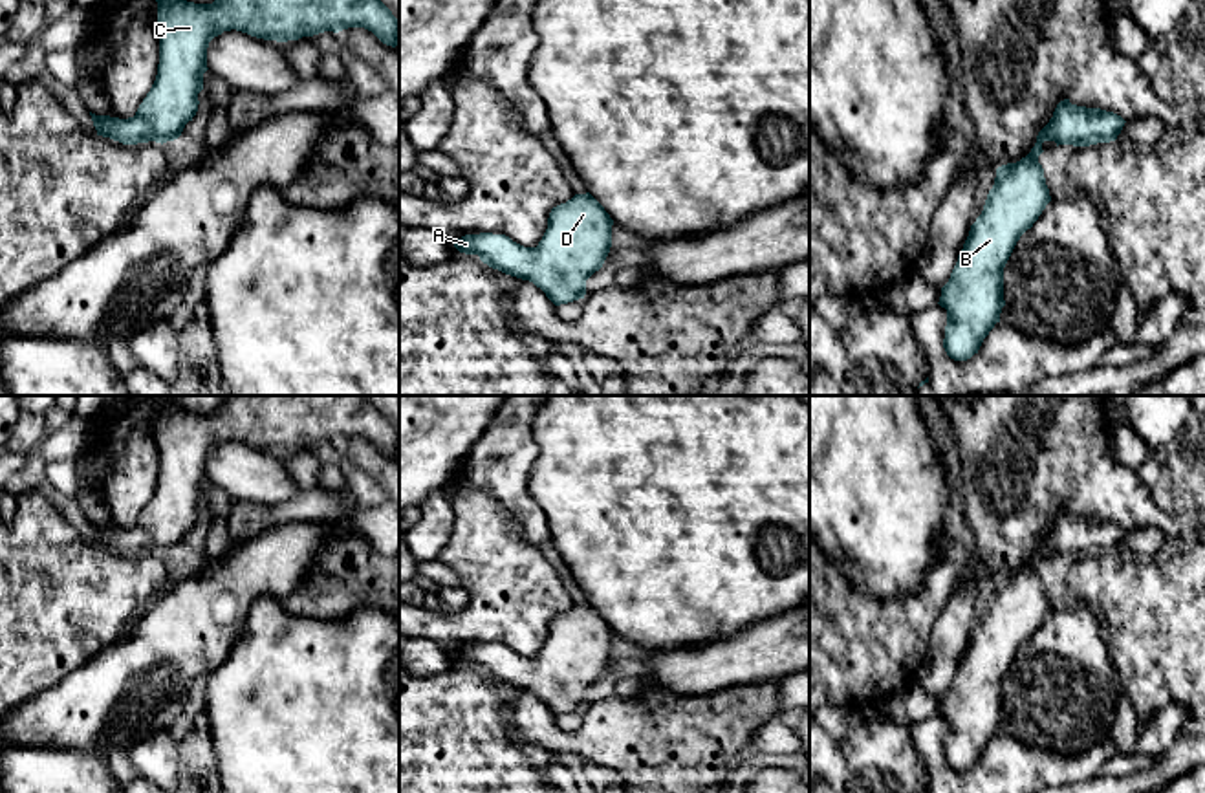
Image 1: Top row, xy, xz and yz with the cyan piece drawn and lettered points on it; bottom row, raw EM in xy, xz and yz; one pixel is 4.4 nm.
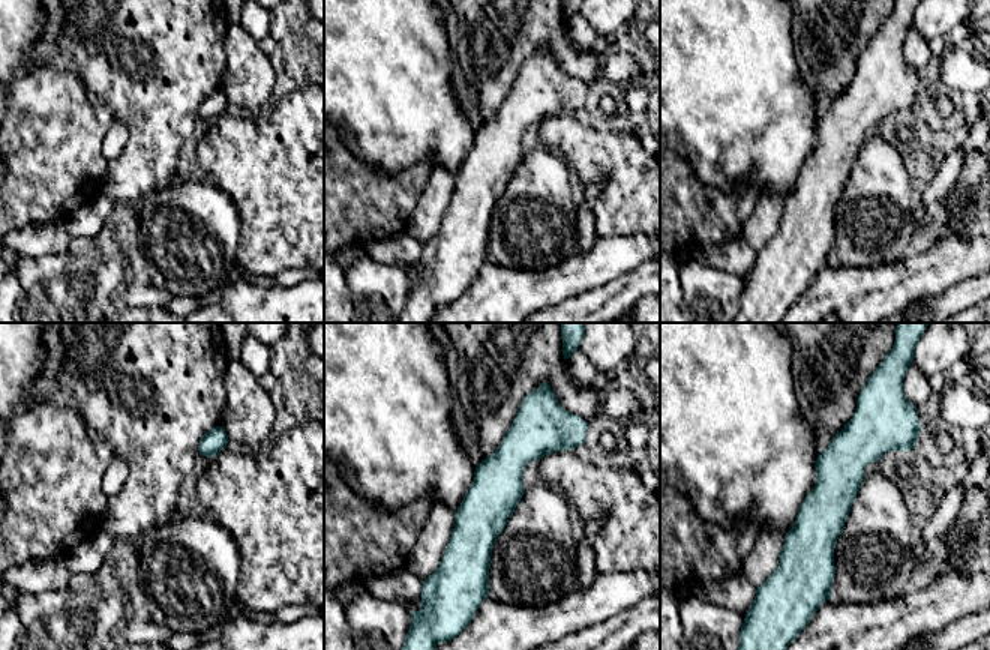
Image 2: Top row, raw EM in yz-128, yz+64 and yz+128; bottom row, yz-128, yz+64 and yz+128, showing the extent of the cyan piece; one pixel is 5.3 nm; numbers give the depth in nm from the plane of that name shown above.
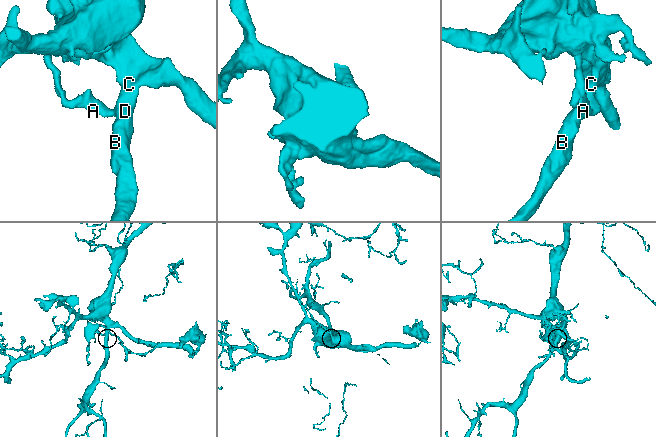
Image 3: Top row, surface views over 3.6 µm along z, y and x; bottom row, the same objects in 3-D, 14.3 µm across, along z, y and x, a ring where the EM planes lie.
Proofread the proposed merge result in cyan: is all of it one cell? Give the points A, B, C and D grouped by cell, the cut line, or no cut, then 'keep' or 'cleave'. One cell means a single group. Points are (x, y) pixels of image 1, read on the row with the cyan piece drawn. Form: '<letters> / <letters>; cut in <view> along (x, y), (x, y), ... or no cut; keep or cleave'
A B C D; no cut; keep

